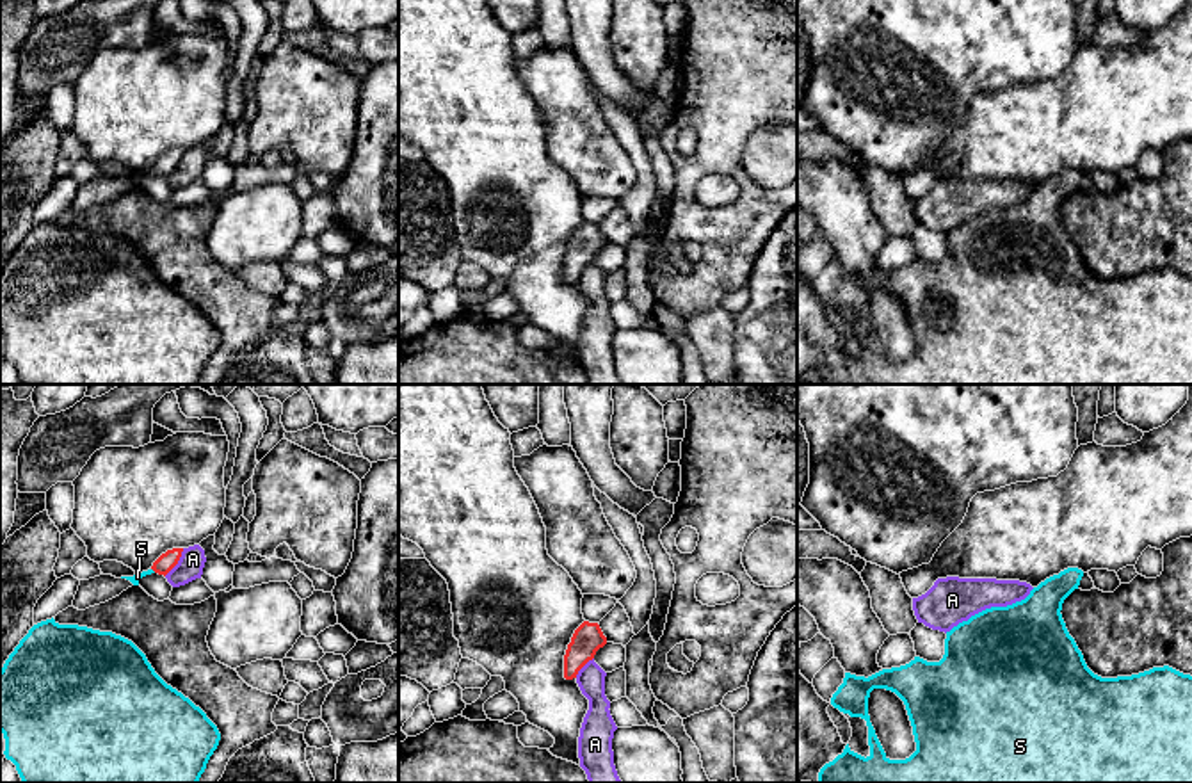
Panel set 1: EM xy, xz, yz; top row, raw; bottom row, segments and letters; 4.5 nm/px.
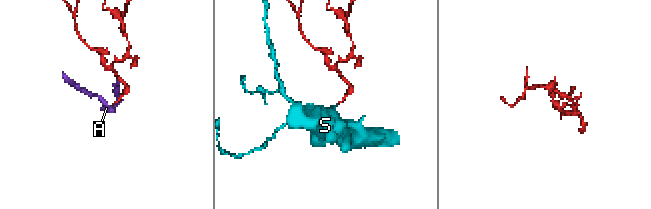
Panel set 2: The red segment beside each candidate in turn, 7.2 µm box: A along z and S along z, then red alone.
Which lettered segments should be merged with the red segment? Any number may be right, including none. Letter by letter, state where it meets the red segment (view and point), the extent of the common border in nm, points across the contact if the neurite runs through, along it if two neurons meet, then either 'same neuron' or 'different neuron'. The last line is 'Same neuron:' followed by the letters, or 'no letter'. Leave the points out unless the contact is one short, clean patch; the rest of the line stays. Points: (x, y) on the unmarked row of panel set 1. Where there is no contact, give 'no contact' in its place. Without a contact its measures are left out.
A: xy (177, 164) | 160 nm | along xy (184, 150), (178, 162), (164, 177) | different neuron
S: xy (153, 171) | 30 nm | across xy (169, 161), (153, 171), (137, 178) | same neuron
Same neuron: S

